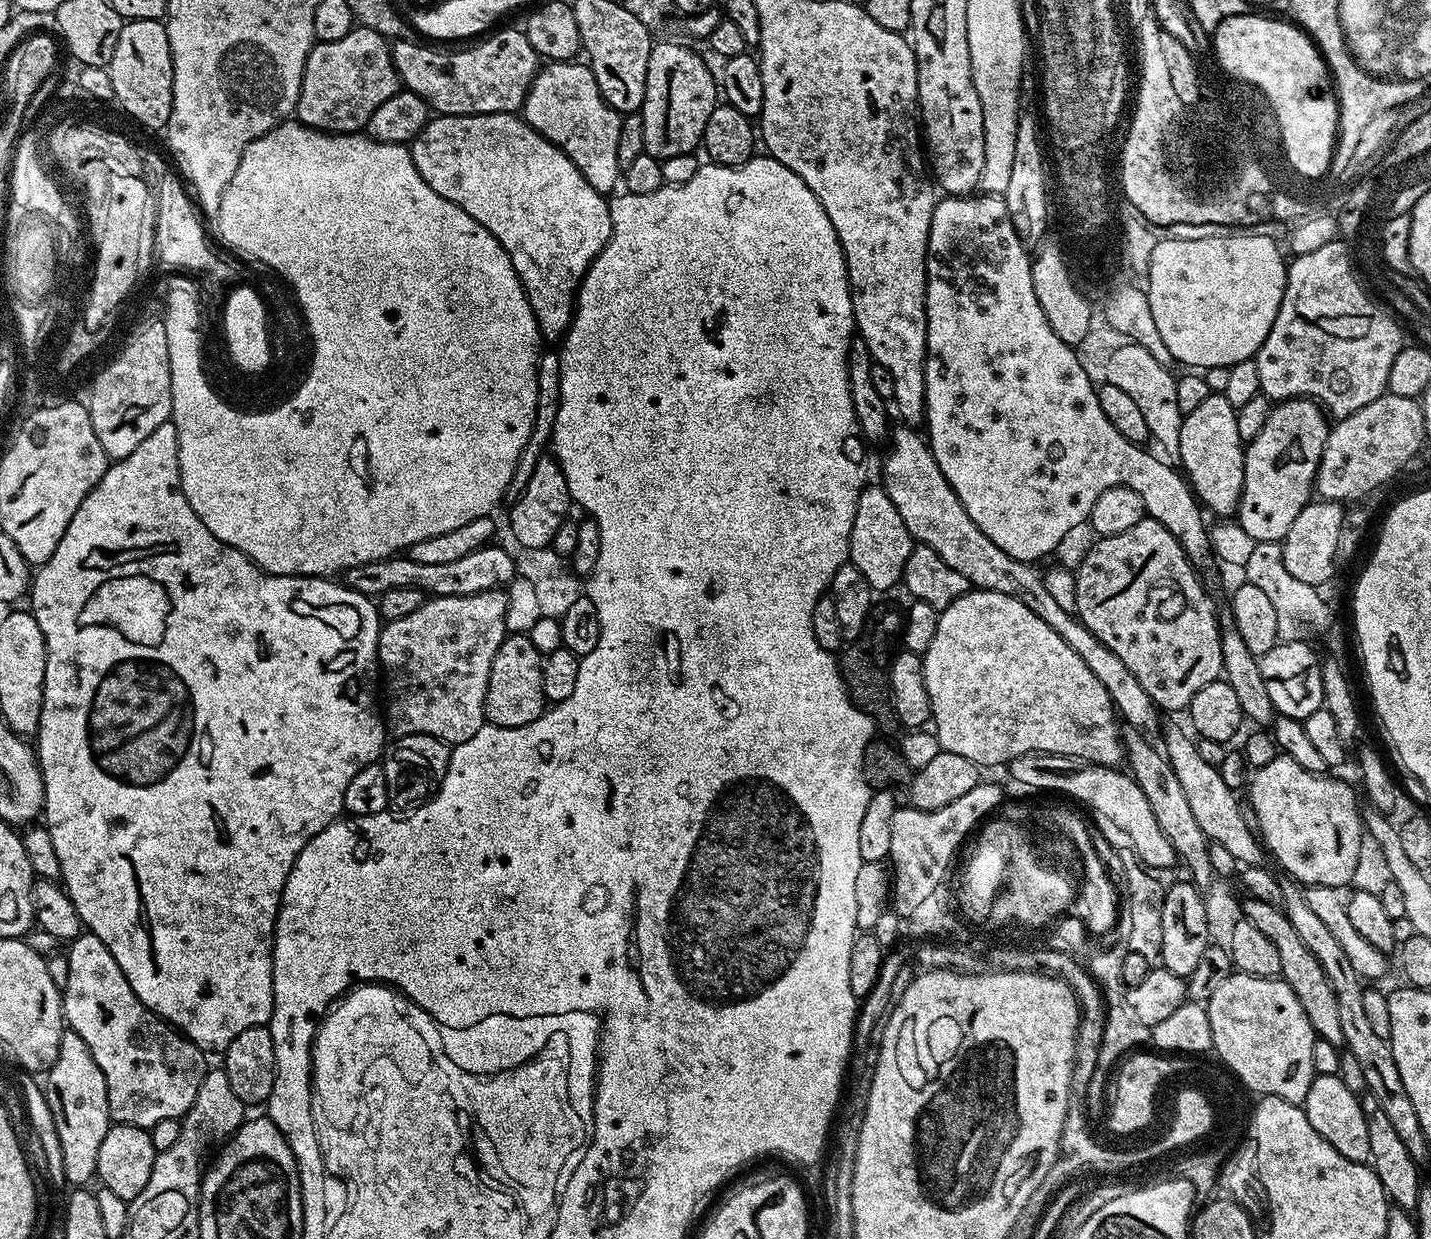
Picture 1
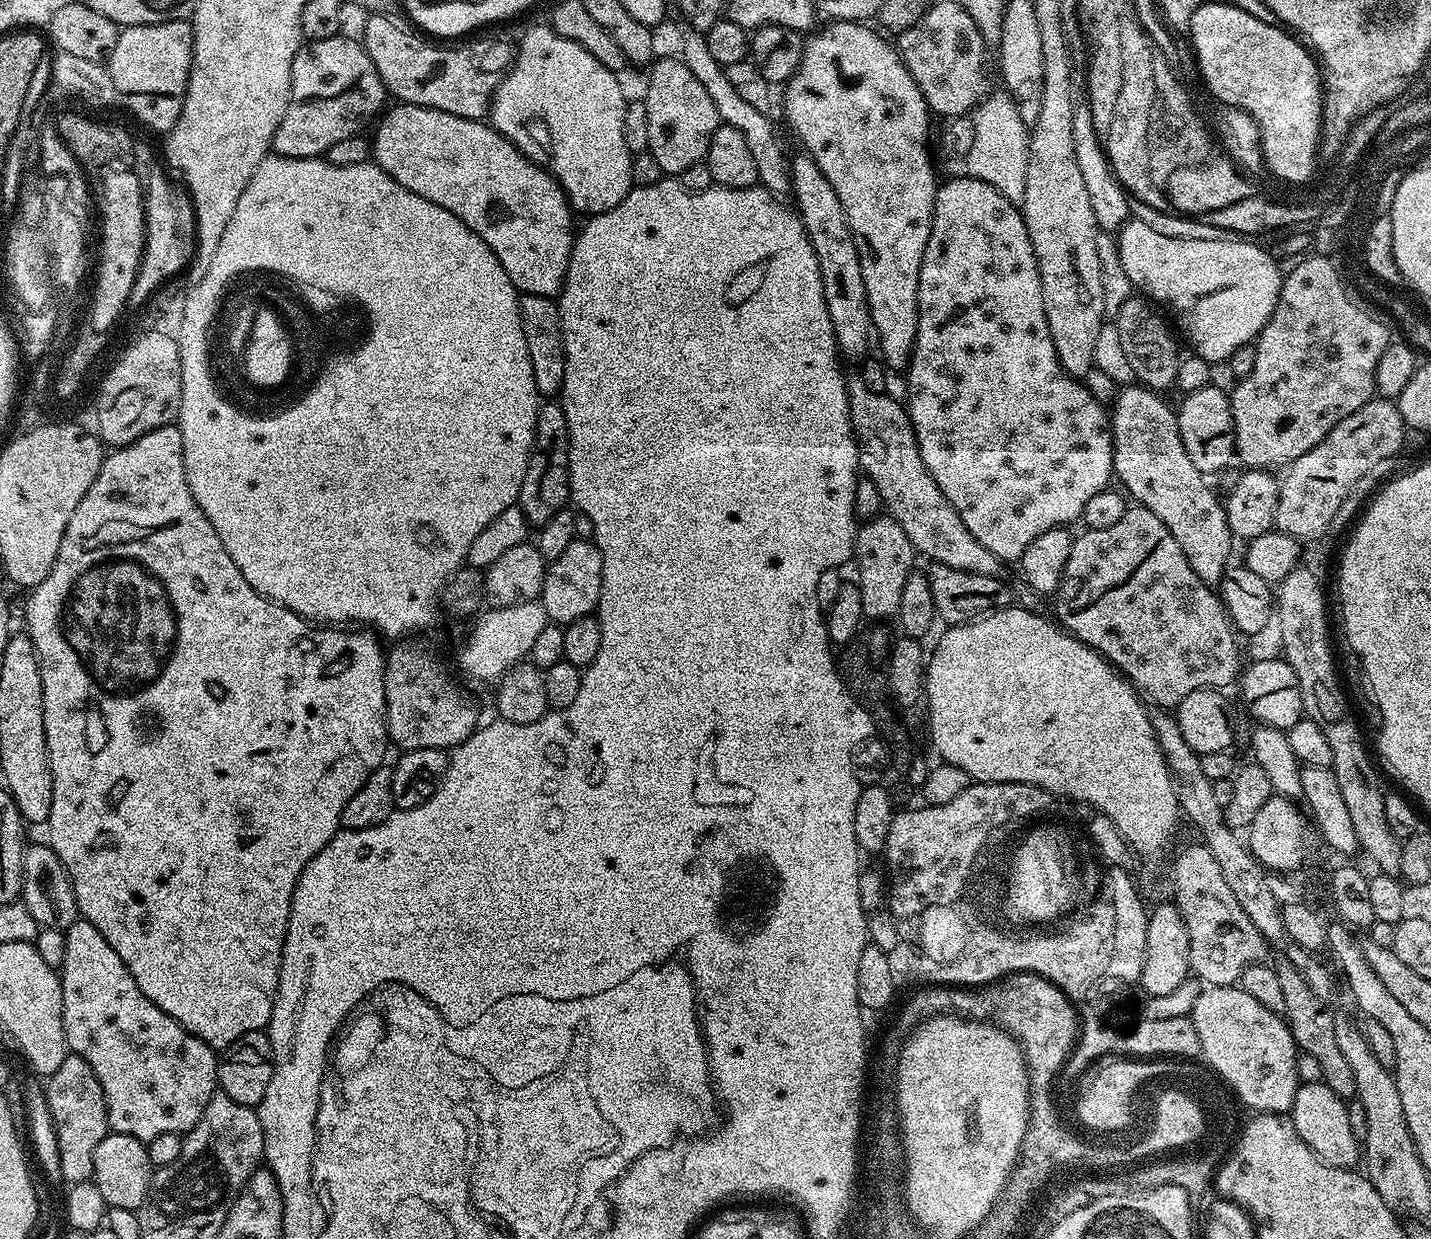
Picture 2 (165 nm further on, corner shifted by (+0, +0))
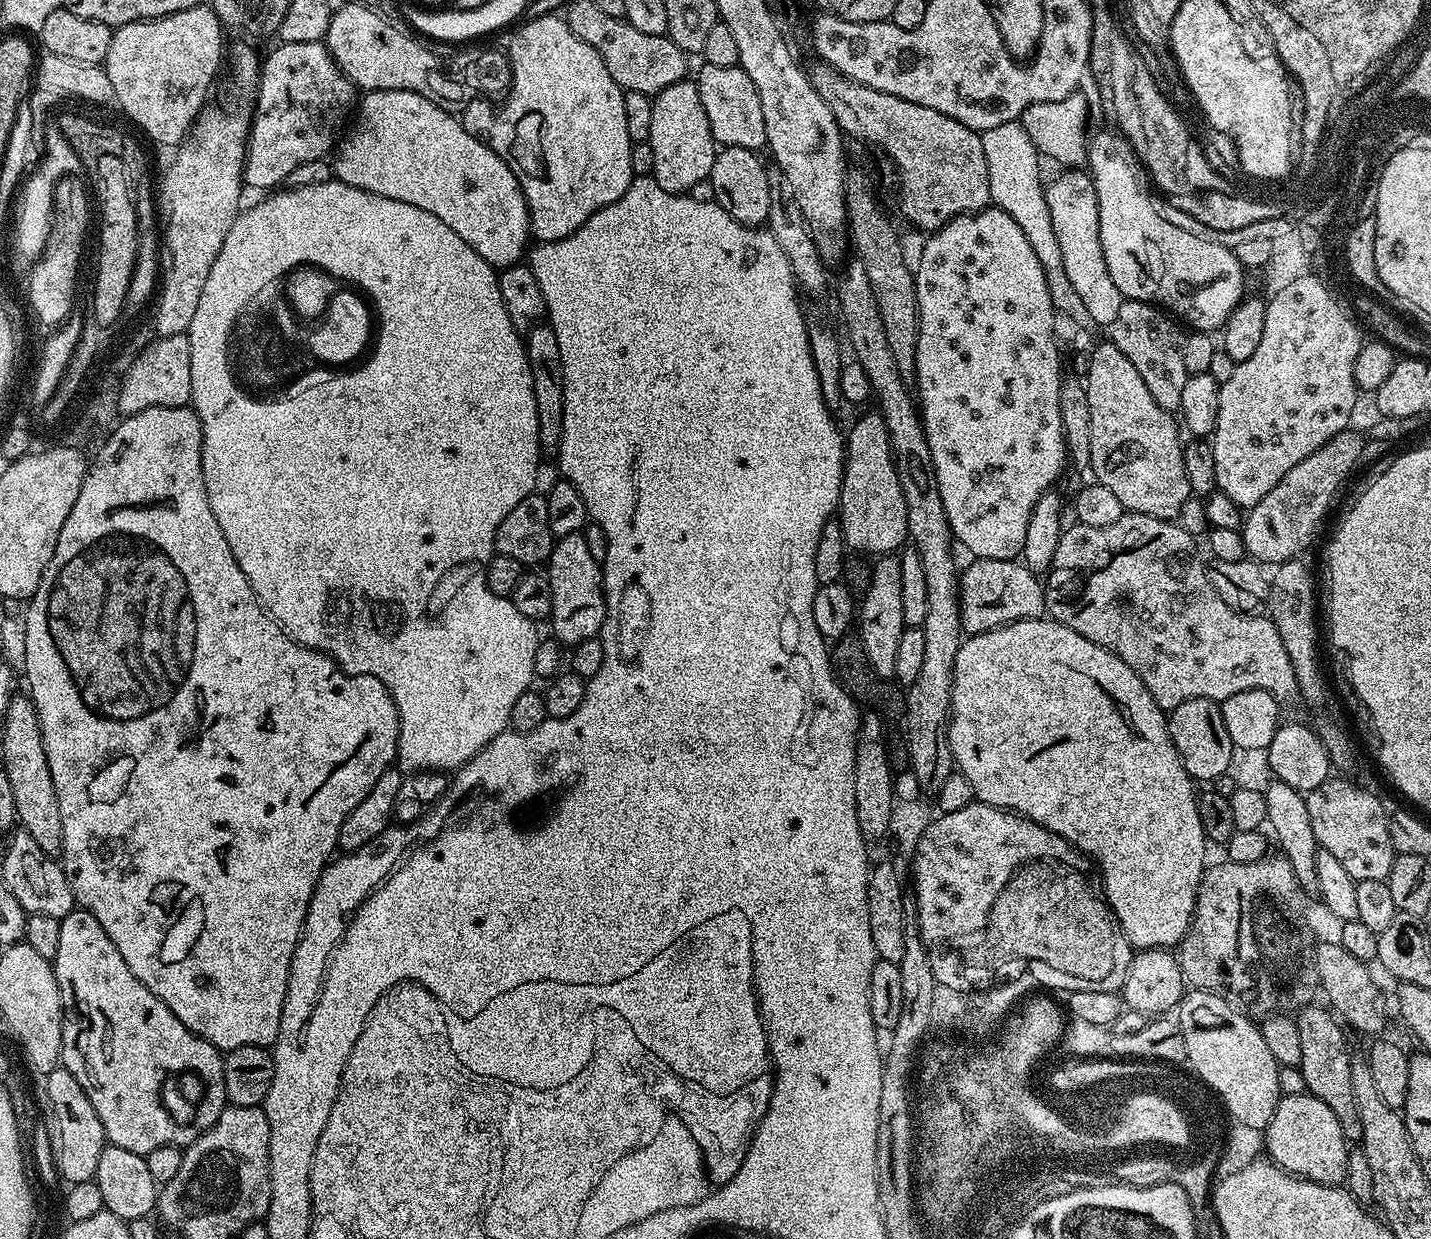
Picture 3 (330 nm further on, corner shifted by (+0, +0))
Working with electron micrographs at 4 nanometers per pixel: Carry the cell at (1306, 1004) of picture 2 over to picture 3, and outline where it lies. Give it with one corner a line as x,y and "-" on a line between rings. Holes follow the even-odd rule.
1316,1007
1301,1008
1294,1016
1298,1034
1302,1038
1302,1058
1298,1067
1302,1070
1302,1078
1306,1078
1308,1092
1326,1102
1330,1110
1334,1110
1344,1137
1350,1142
1359,1142
1362,1138
1362,1122
1358,1118
1358,1106
1354,1102
1354,1082
1350,1078
1354,1053
1348,1049
1348,1040
1344,1037
1345,1029
1341,1021
1327,1007

